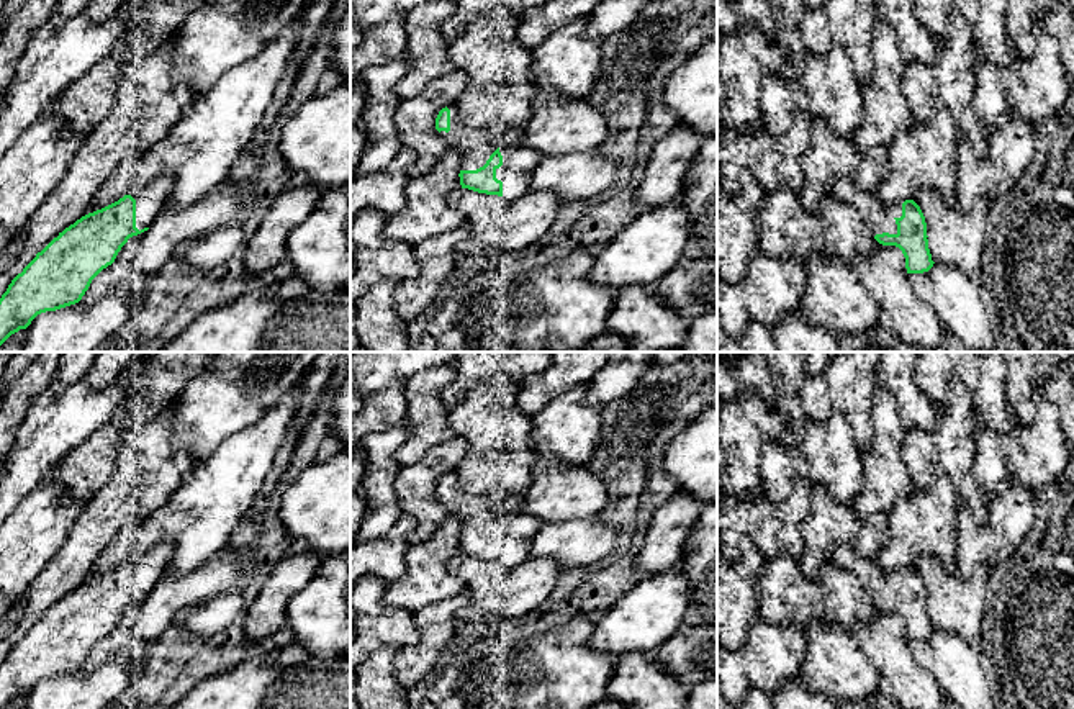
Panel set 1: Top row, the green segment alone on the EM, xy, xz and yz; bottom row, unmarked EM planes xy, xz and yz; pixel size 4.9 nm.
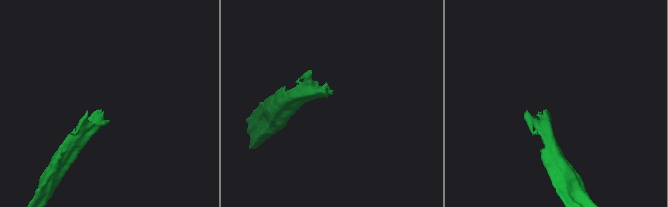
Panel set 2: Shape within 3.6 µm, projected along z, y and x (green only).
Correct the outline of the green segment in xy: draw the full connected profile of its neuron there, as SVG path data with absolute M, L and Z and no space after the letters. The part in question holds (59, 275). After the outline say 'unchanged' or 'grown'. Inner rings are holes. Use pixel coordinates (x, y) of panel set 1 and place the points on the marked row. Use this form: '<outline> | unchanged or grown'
M159 177L142 190L82 216L38 252L0 298L0 345L38 314L79 303L128 239L151 228L170 187L169 177Z | grown

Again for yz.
M838 180L832 183L832 195L860 211L879 244L902 251L907 273L923 273L933 267L925 216L914 200L889 206L876 193L866 193L856 185L843 192Z | grown

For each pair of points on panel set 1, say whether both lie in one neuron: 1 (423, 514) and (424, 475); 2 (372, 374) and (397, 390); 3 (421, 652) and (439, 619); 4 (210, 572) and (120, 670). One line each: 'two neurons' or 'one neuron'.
1: one neuron
2: two neurons
3: one neuron
4: two neurons

